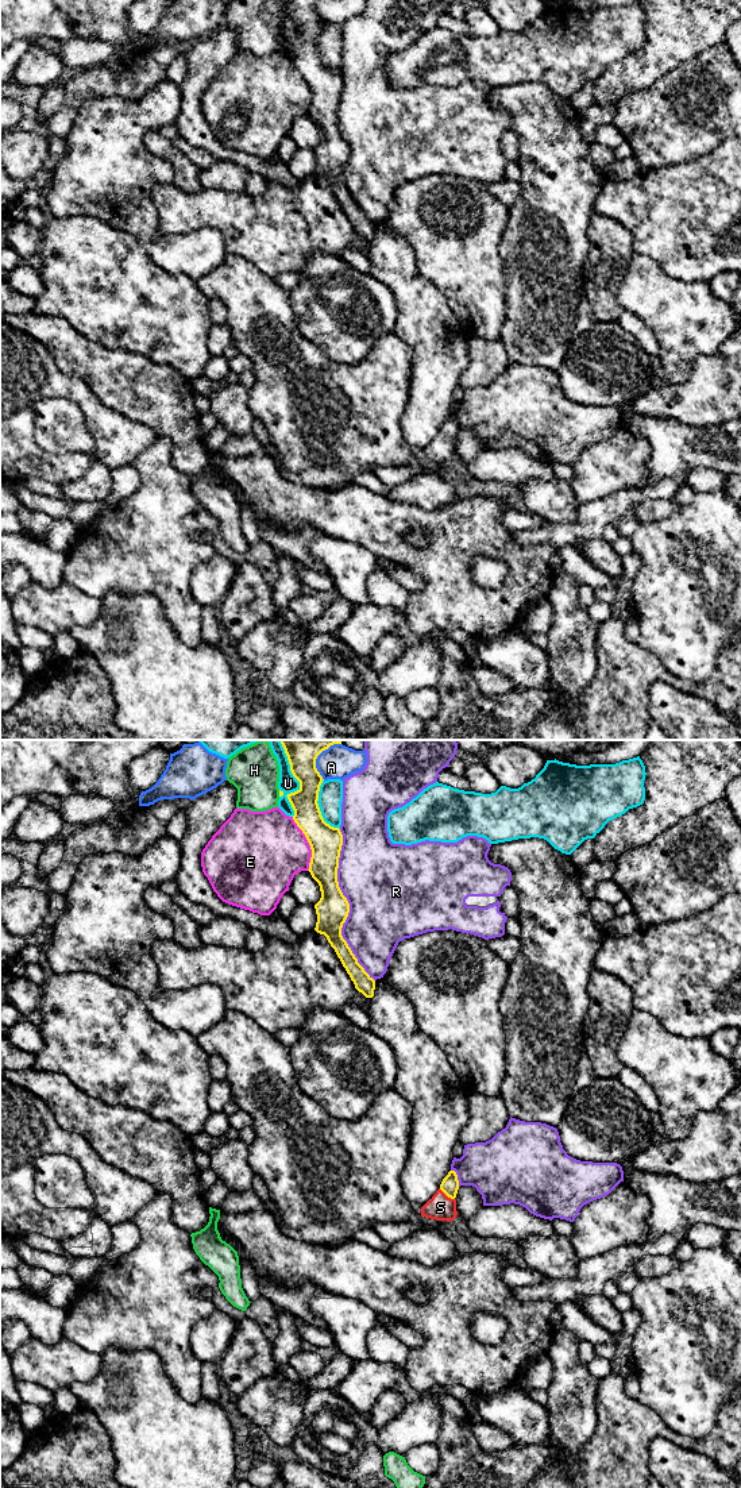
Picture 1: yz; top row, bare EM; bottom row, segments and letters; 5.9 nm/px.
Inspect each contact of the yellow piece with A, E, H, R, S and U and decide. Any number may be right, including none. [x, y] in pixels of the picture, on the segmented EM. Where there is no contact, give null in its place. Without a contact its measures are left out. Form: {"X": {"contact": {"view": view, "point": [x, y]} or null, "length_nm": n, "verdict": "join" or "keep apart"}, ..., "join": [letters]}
{"A": {"contact": {"view": "yz", "point": [317, 755]}, "length_nm": 240, "verdict": "keep apart"}, "E": {"contact": {"view": "yz", "point": [309, 844]}, "length_nm": 340, "verdict": "keep apart"}, "H": {"contact": {"view": "yz", "point": [280, 793]}, "length_nm": 40, "verdict": "keep apart"}, "R": {"contact": {"view": "yz", "point": [348, 905]}, "length_nm": 950, "verdict": "keep apart"}, "S": {"contact": {"view": "yz", "point": [447, 1195]}, "length_nm": 120, "verdict": "join"}, "U": {"contact": {"view": "yz", "point": [297, 779]}, "length_nm": 460, "verdict": "keep apart"}, "join": ["S"]}

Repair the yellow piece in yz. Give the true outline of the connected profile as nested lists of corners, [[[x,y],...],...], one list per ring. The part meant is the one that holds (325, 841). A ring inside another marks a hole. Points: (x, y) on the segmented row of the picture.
[[[279,740],[285,753],[287,756],[290,771],[293,776],[300,782],[300,789],[294,793],[287,794],[287,799],[294,810],[293,820],[297,826],[305,834],[310,849],[312,857],[309,863],[309,872],[312,878],[319,883],[321,898],[314,905],[317,922],[314,930],[324,934],[335,949],[337,957],[340,959],[343,967],[350,975],[355,984],[355,988],[362,992],[366,998],[374,997],[375,980],[364,971],[364,968],[358,963],[358,959],[352,953],[347,941],[341,936],[341,928],[350,913],[350,903],[343,895],[339,882],[337,882],[337,868],[339,857],[343,845],[343,834],[339,828],[333,828],[327,824],[321,816],[319,807],[319,791],[323,783],[323,776],[316,768],[317,756],[328,749],[333,744],[341,744],[343,740]]]

